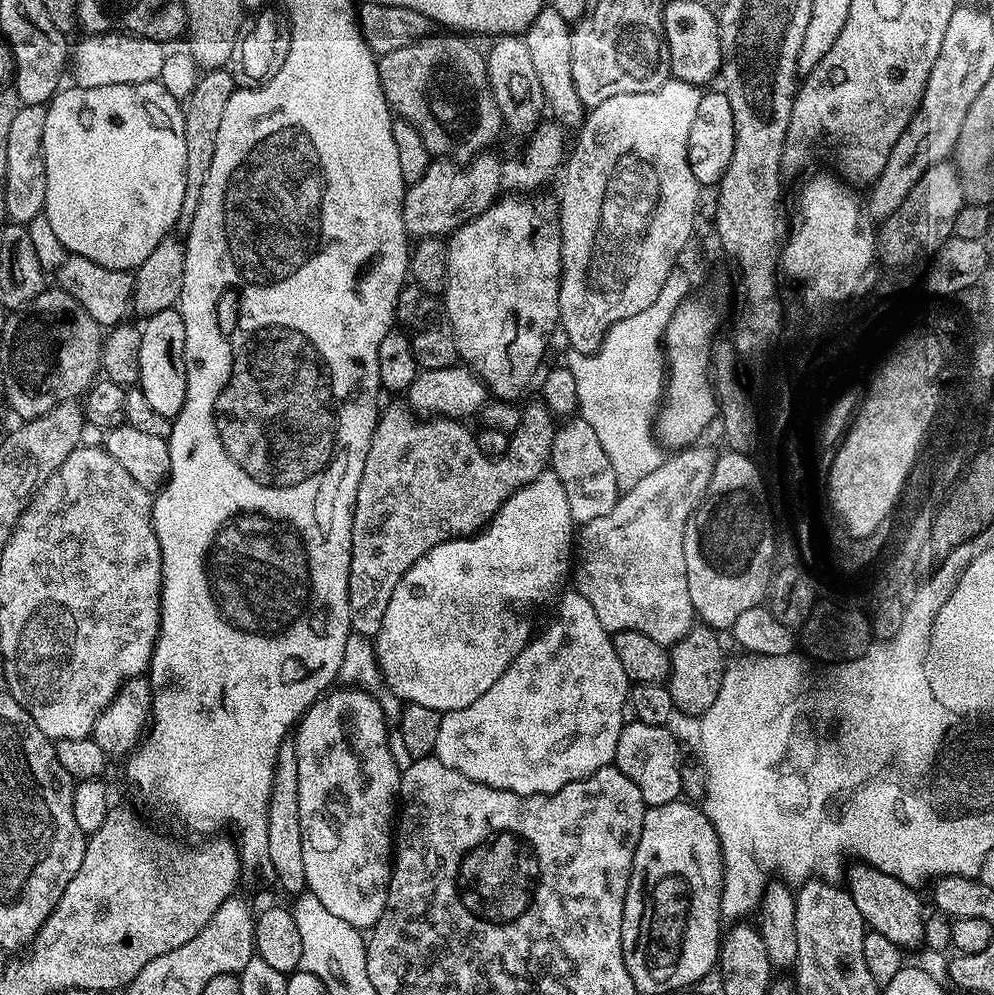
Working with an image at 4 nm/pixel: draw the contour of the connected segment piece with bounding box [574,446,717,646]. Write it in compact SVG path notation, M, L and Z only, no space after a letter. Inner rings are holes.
M689 446L683 450L677 451L675 454L669 455L660 463L658 470L653 470L651 474L646 474L646 478L642 478L642 482L638 482L638 486L630 486L630 490L626 490L619 497L617 504L610 514L605 514L602 518L595 518L589 524L583 525L578 532L578 551L574 556L574 576L576 572L575 591L582 594L582 598L586 598L586 602L590 602L590 606L594 606L594 614L598 614L598 622L602 622L602 626L608 629L609 633L615 634L622 630L638 630L642 634L646 634L646 638L654 638L654 642L671 646L676 644L689 629L694 626L694 613L692 611L692 603L690 602L690 590L686 586L686 558L682 554L682 534L686 522L690 518L692 509L700 500L700 495L704 492L706 482L710 480L712 467L716 464L717 453L711 452L708 448L700 448L701 446Z

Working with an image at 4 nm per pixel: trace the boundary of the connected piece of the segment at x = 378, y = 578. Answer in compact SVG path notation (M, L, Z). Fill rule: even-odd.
M404 402L385 407L376 421L352 507L348 605L350 626L359 636L376 637L382 626L382 614L386 614L386 606L390 602L390 594L394 594L394 586L398 586L406 570L410 570L422 554L447 540L458 540L480 531L503 506L506 498L549 471L558 422L543 402L523 405L520 425L511 433L508 449L501 456L484 456L482 450L478 450L473 429L464 424L467 423L447 416L421 422Z

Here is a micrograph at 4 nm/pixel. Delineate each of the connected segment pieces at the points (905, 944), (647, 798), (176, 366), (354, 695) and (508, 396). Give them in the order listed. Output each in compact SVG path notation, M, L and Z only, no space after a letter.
M853 863L846 872L846 890L854 898L854 906L858 906L858 914L862 914L865 925L871 931L890 938L901 950L920 948L924 939L924 922L926 913L920 905L920 896L915 887L895 880L890 874L882 874L869 864Z
M641 720L624 726L620 731L614 765L638 786L639 793L648 808L669 804L681 799L680 793L680 752L676 740L668 733L667 727L646 726Z
M176 308L162 310L143 321L140 333L142 334L142 370L138 386L142 394L146 394L146 402L150 402L150 407L175 418L188 401L186 398L188 371L184 361L186 326L182 322L182 314Z
M340 686L325 692L319 700L311 704L294 729L298 754L298 810L302 822L302 859L306 865L306 888L314 894L318 902L322 902L322 906L326 906L326 910L330 910L330 914L334 914L334 918L342 918L342 922L350 922L350 926L361 930L370 930L376 925L378 918L382 918L394 863L394 805L398 800L402 768L401 765L396 765L396 760L388 749L387 727L389 728L389 725L384 719L379 702L369 692L355 686Z
M520 194L501 195L499 199L497 199L496 203L488 207L482 214L478 214L474 219L467 220L466 223L460 225L460 227L457 228L455 232L451 233L451 235L449 235L446 240L448 246L448 281L446 282L446 286L444 287L442 293L442 303L448 313L448 321L450 321L452 324L452 332L456 335L456 351L458 353L459 359L463 361L467 367L471 368L481 380L484 381L484 385L487 386L489 393L491 393L495 399L507 400L509 402L519 401L519 396L527 390L528 383L530 383L532 380L532 375L534 375L535 372L539 370L540 363L542 363L544 360L544 351L546 351L548 348L548 339L551 338L552 331L557 331L560 322L560 263L562 262L562 254L560 251L562 250L562 238L560 237L560 217L558 215L558 208L557 205L553 203L553 201L551 204L551 202L548 200L530 199L534 198L525 198Z

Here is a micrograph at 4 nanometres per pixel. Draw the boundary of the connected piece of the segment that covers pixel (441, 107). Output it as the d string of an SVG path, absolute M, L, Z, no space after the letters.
M429 34L421 40L410 42L410 46L402 46L402 50L390 50L390 54L379 57L378 74L389 109L399 119L410 122L414 130L418 130L429 157L467 162L493 147L492 143L499 138L500 132L502 133L502 121L488 85L485 53L481 49L479 52L468 41L471 39L463 35L444 35L448 36Z

